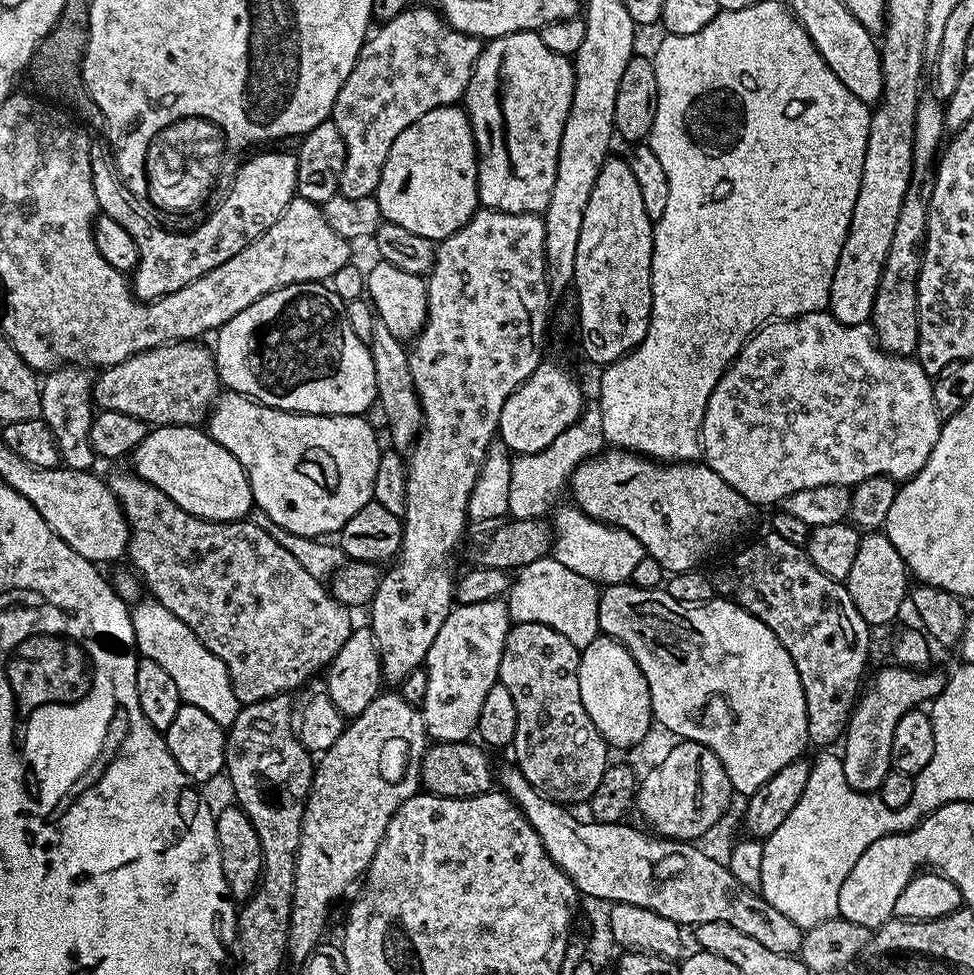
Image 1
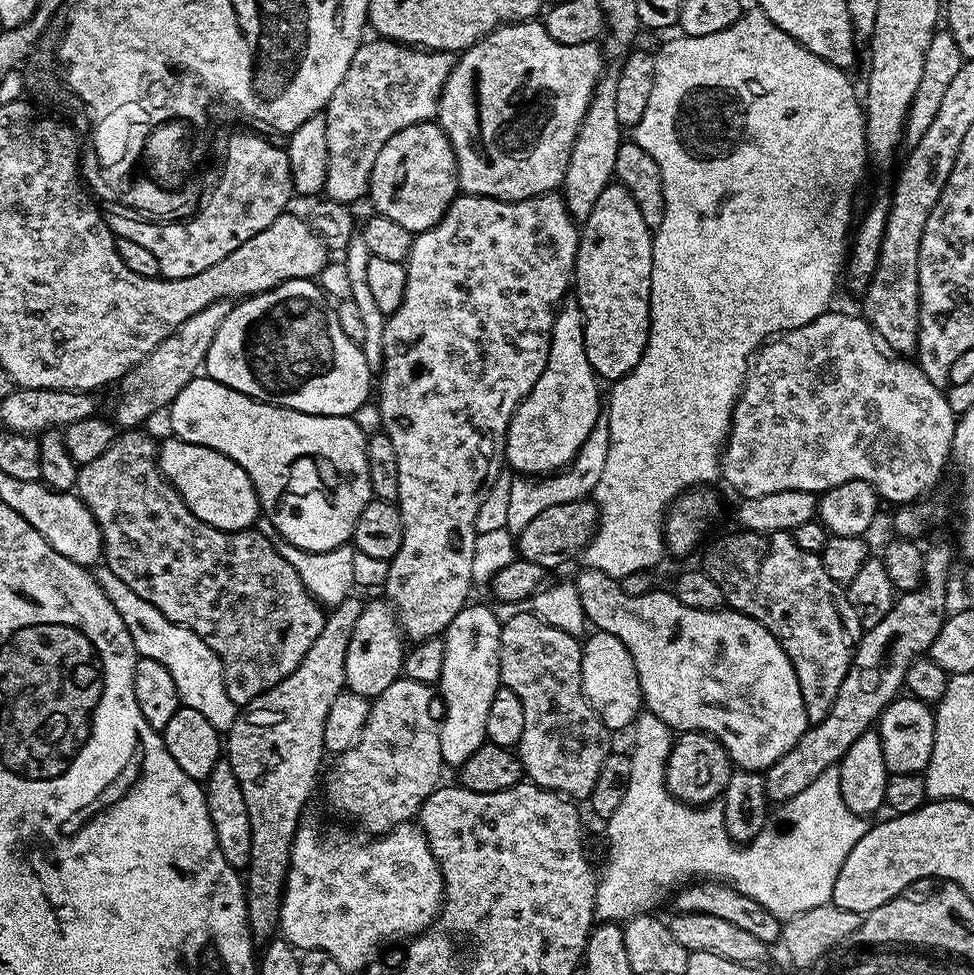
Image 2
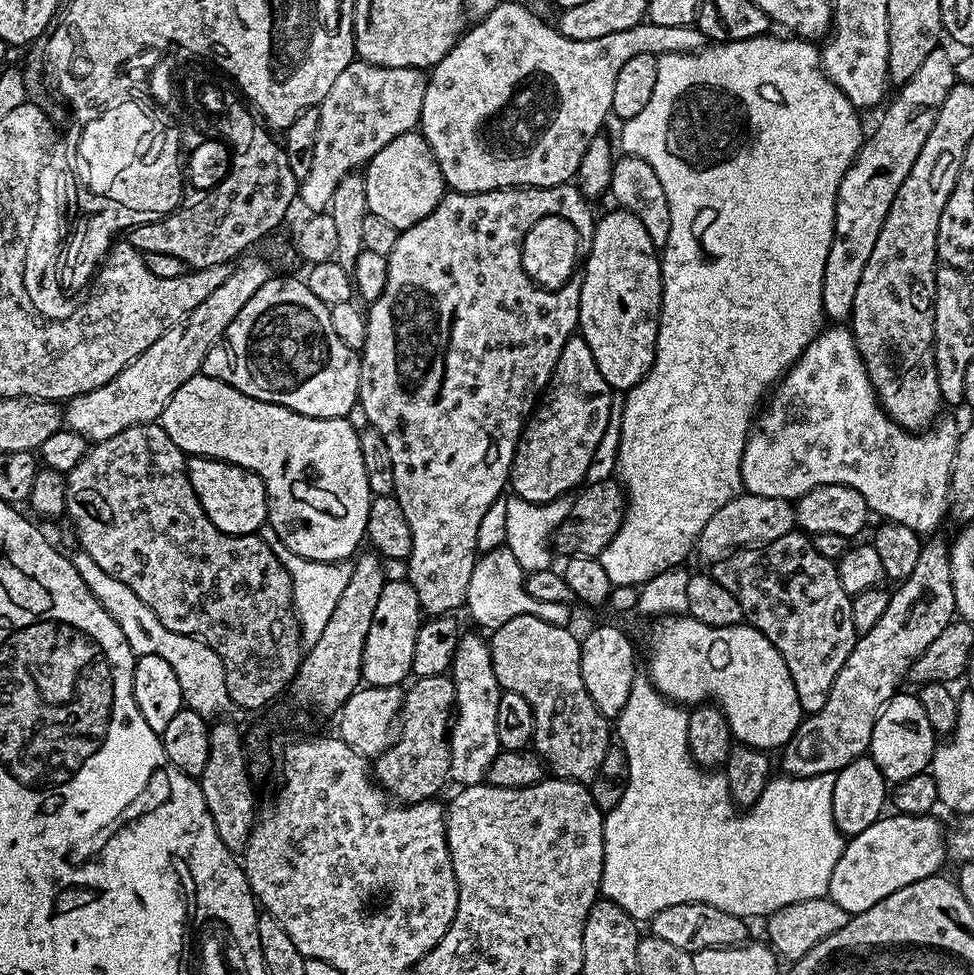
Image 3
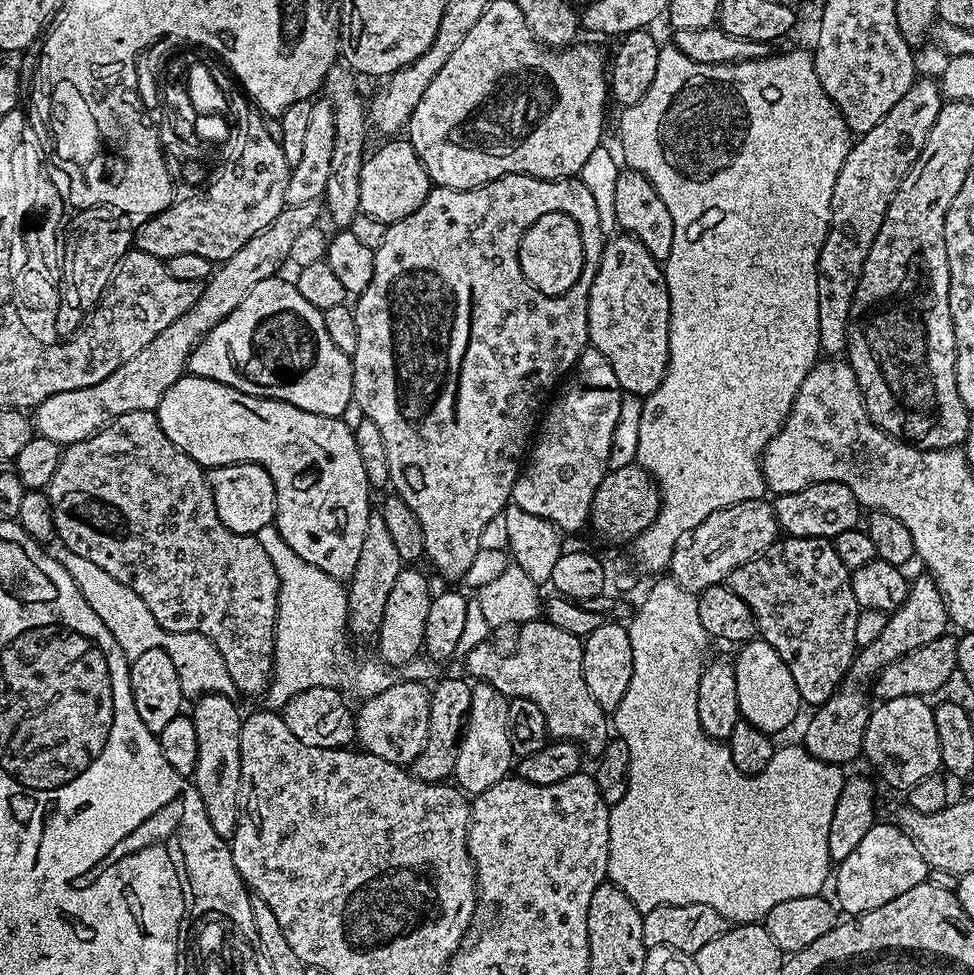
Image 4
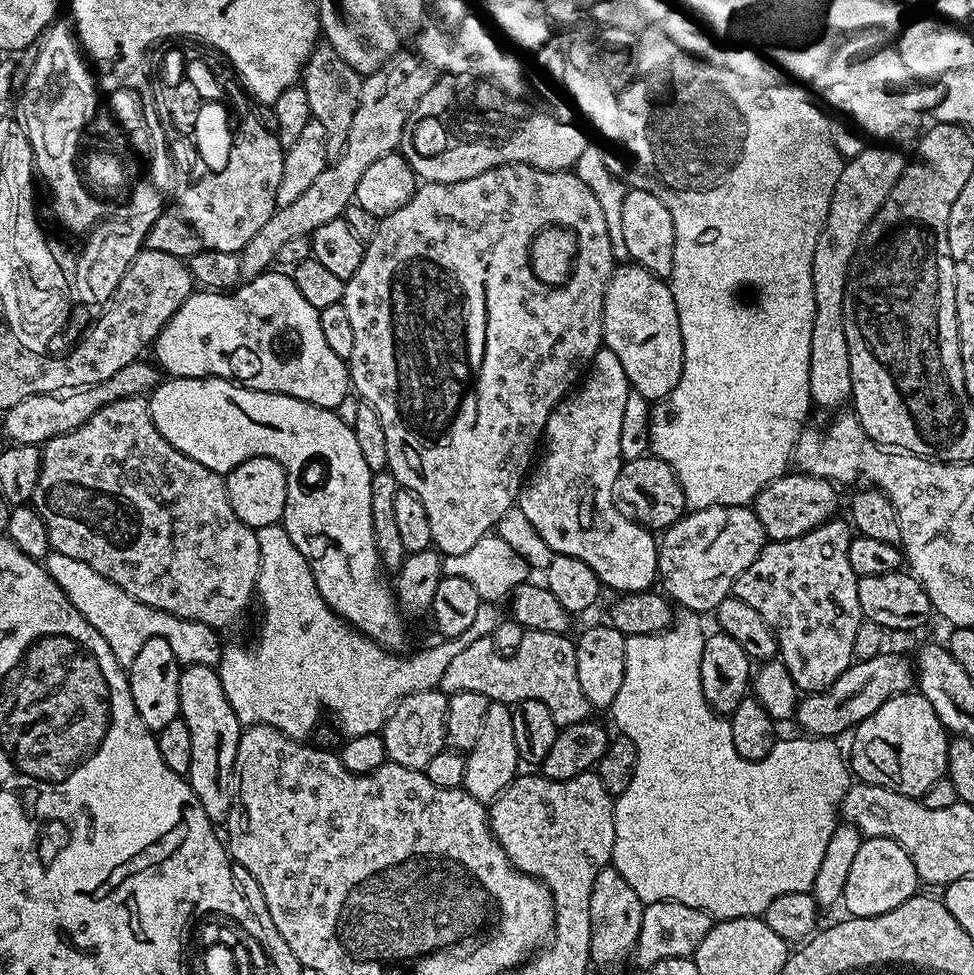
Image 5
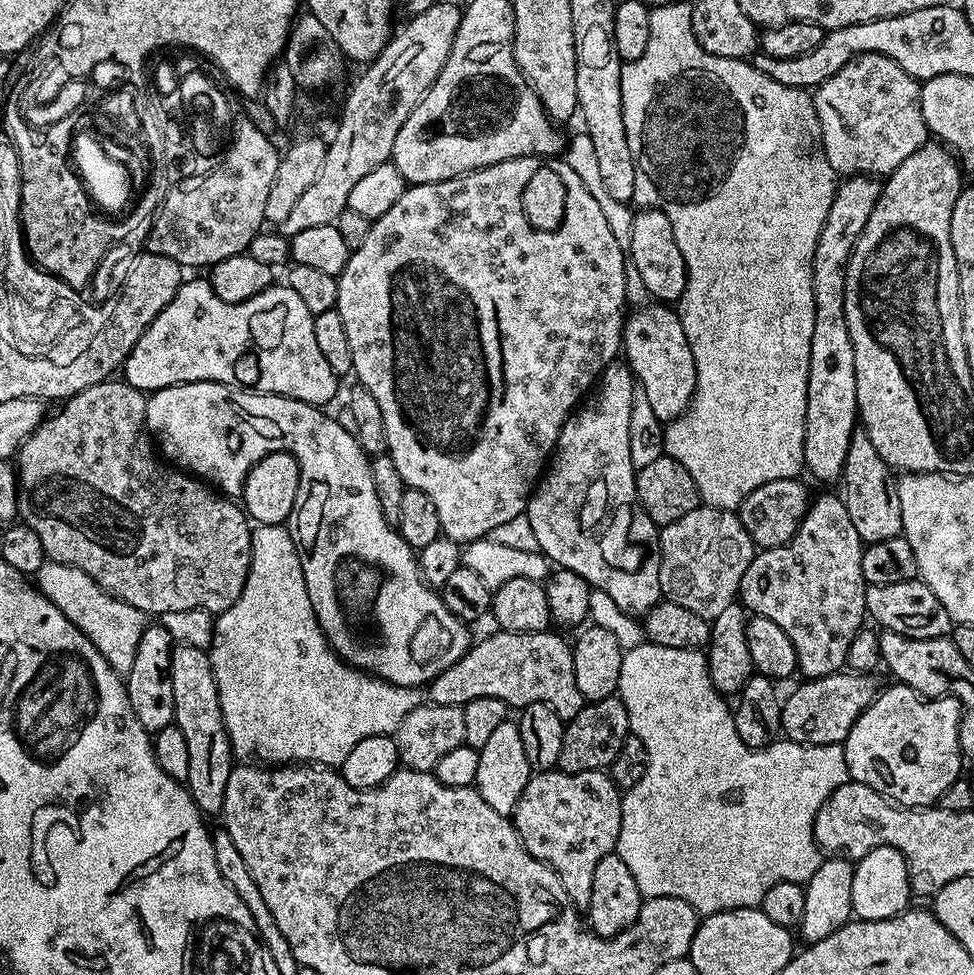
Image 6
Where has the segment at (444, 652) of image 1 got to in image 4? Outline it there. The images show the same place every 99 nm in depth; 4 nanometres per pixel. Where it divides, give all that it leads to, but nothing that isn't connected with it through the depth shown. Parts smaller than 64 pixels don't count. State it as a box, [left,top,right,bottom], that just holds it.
[454,682,513,794]

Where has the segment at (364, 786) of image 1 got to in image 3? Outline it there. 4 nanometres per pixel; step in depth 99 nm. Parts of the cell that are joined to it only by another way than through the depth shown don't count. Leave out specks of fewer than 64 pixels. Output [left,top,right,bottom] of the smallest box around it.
[374,675,456,804]

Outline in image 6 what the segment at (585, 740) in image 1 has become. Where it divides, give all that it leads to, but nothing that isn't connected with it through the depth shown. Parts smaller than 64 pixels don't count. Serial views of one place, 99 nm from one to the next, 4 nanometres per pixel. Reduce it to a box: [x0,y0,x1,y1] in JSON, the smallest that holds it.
[427,630,586,720]

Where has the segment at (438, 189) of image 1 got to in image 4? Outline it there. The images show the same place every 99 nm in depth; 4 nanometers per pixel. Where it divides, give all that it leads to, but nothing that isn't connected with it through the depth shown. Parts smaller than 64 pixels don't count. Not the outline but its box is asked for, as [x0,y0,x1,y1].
[360,138,432,226]

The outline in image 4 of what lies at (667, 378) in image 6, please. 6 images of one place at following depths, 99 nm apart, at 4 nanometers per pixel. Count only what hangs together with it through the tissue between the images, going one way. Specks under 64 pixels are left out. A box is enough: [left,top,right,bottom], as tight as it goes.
[588,234,670,398]

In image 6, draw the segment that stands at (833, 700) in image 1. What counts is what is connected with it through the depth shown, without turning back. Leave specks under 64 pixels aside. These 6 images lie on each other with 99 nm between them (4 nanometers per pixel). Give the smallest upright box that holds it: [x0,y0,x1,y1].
[739,495,865,680]

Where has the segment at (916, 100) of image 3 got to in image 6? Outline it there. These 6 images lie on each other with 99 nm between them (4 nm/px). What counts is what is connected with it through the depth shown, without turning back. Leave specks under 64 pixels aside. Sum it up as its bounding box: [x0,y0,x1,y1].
[804,176,882,485]

